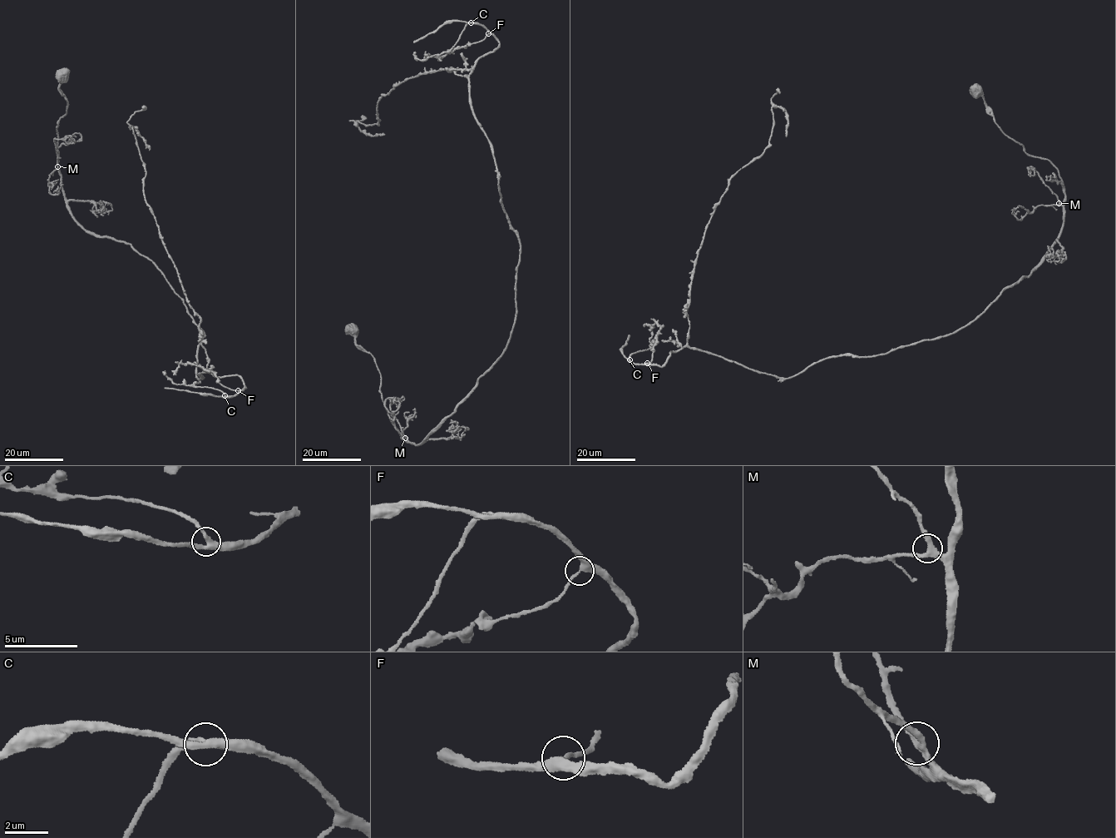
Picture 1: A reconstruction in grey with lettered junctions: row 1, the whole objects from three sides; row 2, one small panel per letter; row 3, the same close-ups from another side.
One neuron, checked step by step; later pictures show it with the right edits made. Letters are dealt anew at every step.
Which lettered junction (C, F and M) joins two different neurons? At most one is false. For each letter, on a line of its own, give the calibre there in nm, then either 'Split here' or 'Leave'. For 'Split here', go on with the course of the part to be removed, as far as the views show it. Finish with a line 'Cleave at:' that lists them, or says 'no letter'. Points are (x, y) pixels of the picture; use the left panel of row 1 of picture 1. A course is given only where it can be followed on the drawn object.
C: Thickness 280 nm. Leave
F: Thickness 320 nm. Leave
M: Thickness 280 nm. Leave
Cleave at: no letter

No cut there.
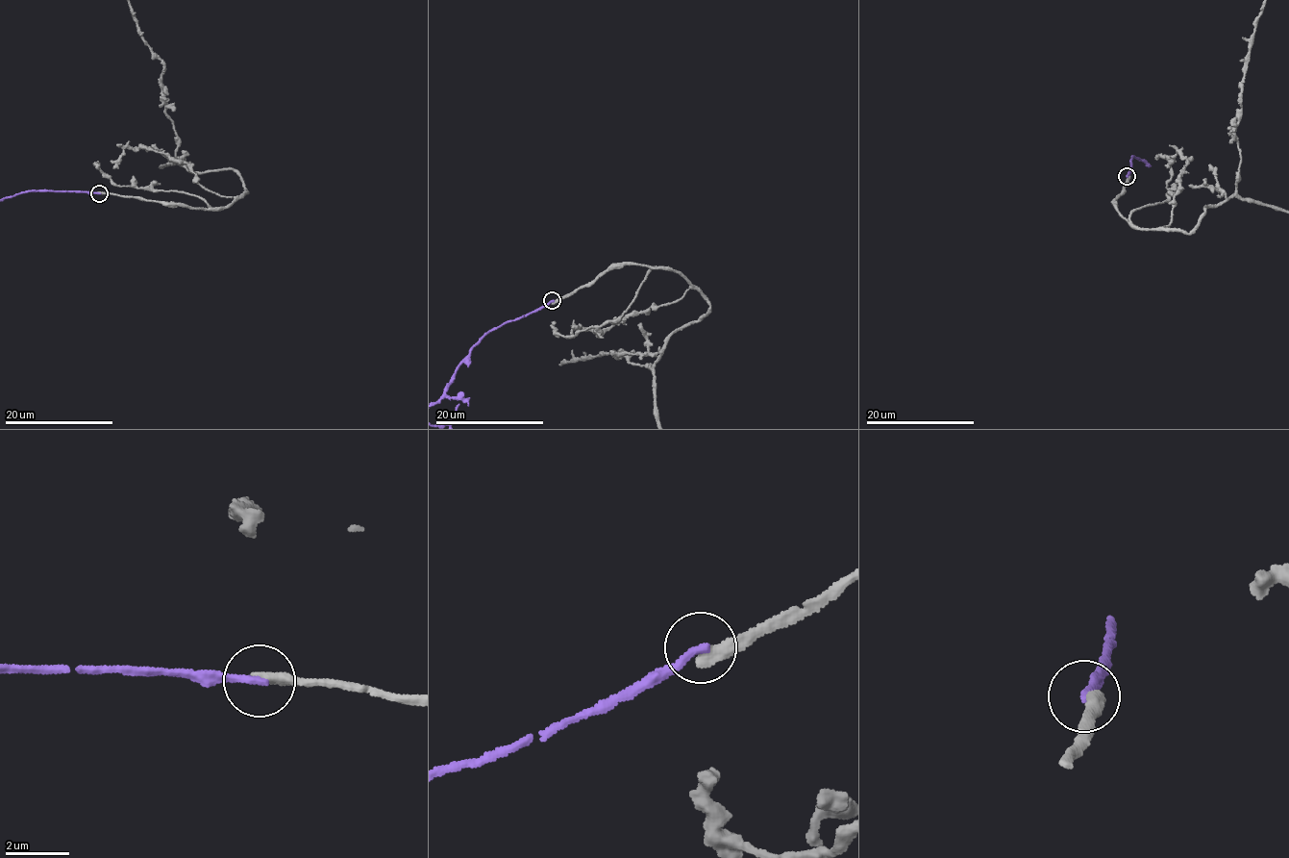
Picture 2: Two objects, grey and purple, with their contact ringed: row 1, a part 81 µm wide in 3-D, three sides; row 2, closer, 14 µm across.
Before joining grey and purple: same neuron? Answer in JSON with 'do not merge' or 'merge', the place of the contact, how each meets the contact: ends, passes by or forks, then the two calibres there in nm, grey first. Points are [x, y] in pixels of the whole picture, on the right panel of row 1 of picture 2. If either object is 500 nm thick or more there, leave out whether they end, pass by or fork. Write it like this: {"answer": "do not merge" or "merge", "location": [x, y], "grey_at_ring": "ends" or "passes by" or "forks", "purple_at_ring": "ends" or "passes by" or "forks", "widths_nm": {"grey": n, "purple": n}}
{"answer": "do not merge", "location": [1127, 176], "grey_at_ring": "ends", "purple_at_ring": "ends", "widths_nm": {"grey": 420, "purple": 260}}

